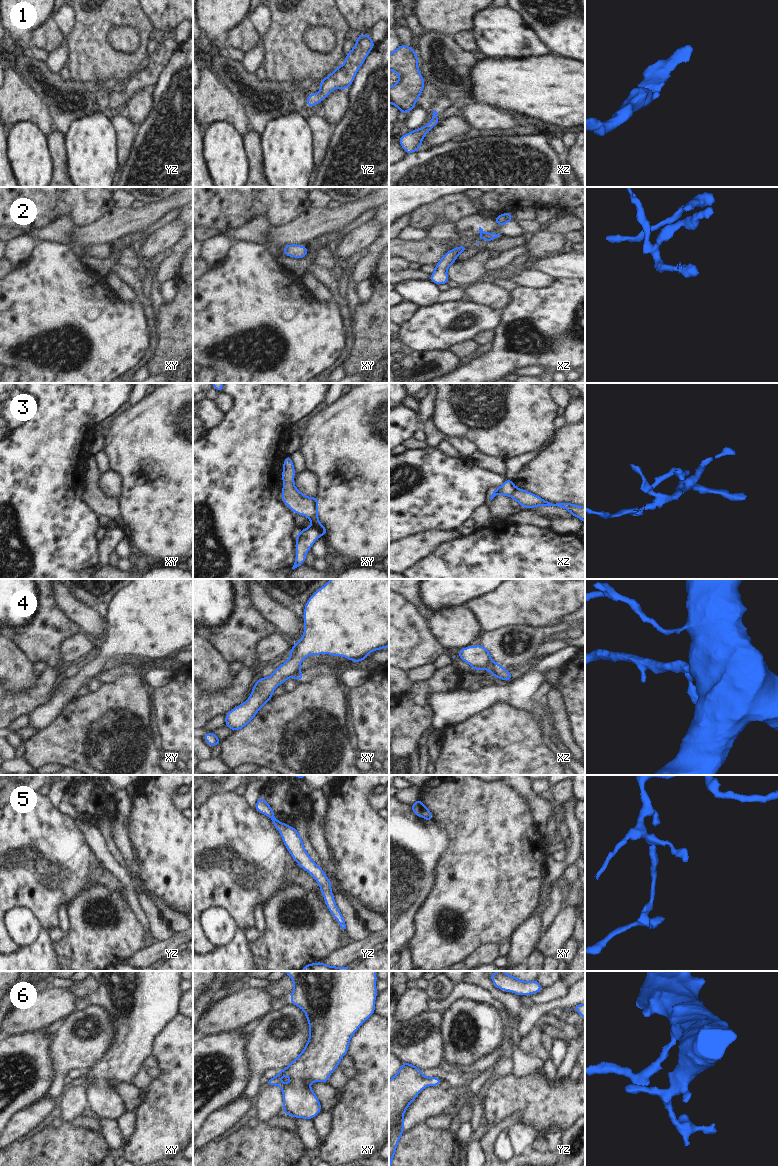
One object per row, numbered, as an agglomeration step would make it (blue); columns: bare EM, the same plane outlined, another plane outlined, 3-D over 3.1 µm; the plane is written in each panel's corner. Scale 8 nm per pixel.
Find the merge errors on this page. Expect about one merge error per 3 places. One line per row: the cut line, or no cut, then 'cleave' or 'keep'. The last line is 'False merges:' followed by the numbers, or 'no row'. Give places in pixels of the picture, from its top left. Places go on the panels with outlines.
1: cut none; keep
2: cut none; keep
3: cut xy (312, 525), (321, 535); cleave
4: cut xz (491, 660), (488, 669); cleave
5: cut yz (274, 817), (272, 819); cleave
6: cut none; keep
False merges: 3, 4, 5

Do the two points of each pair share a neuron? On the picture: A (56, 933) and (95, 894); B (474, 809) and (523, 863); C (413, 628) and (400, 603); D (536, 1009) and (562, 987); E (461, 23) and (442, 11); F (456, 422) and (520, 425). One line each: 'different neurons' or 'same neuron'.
A: different neurons
B: same neuron
C: same neuron
D: different neurons
E: same neuron
F: same neuron

